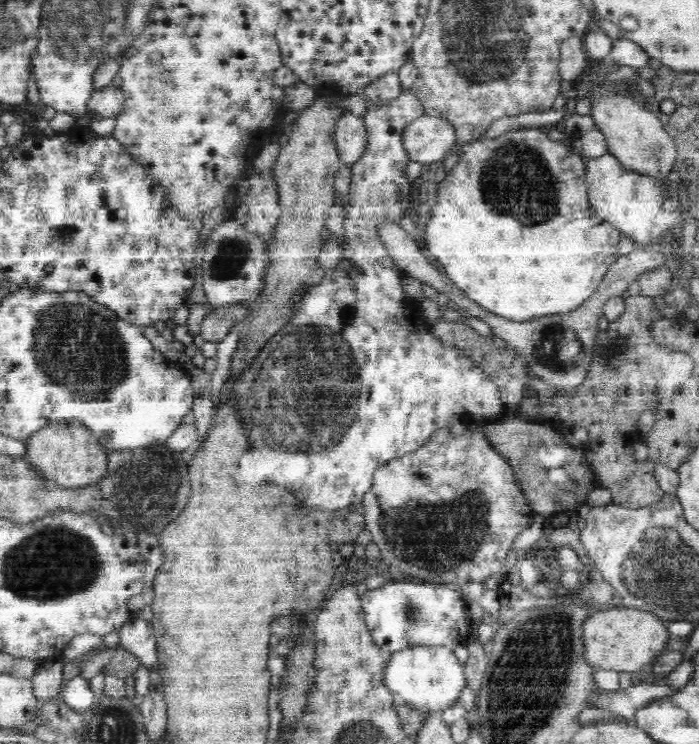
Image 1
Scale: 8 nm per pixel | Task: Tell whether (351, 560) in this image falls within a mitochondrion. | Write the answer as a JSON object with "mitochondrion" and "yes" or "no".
{"mitochondrion":"no"}

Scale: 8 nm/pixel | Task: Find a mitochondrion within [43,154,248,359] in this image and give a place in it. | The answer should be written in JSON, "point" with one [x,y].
{"point":[65,235]}

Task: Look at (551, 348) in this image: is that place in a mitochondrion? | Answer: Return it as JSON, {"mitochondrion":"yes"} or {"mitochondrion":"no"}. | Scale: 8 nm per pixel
{"mitochondrion":"yes"}

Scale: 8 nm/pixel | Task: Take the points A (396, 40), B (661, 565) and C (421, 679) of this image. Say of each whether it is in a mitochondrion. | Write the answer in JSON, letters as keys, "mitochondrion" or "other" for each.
{"A":"other","B":"mitochondrion","C":"other"}

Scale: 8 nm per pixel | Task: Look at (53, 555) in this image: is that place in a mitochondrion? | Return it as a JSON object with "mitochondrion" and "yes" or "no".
{"mitochondrion":"yes"}

